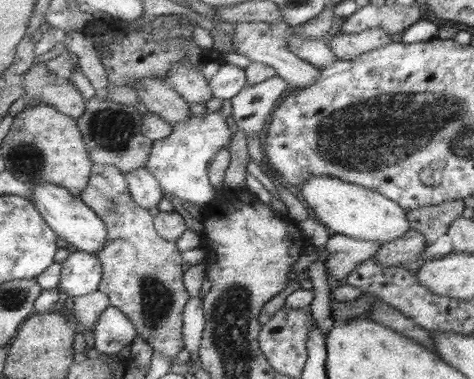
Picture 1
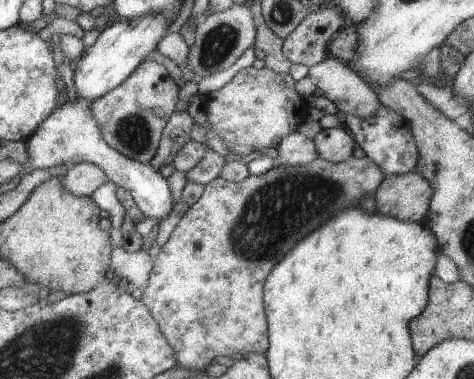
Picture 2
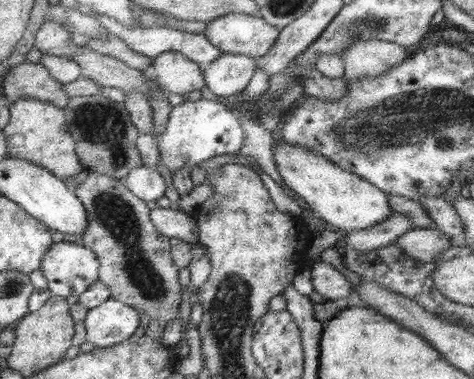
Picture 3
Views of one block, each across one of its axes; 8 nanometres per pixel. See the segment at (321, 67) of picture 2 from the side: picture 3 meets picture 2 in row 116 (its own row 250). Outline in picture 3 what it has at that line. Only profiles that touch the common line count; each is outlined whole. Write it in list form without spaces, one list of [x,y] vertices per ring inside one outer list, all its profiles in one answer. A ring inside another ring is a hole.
[[[391,210],[387,220],[383,220],[381,224],[365,228],[365,230],[353,230],[351,234],[345,234],[347,236],[345,248],[347,248],[347,252],[349,250],[369,252],[369,250],[387,248],[389,244],[395,244],[395,240],[399,236],[407,234],[411,228],[413,228],[413,224],[409,222],[409,218]]]

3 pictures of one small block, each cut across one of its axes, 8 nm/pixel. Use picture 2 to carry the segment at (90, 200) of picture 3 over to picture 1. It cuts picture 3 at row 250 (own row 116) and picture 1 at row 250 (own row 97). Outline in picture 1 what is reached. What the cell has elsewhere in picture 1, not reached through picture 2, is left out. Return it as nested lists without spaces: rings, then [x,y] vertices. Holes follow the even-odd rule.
[[[95,164],[91,186],[81,198],[109,228],[107,250],[99,252],[99,262],[103,262],[105,268],[101,292],[105,292],[111,298],[111,304],[135,322],[139,336],[153,348],[153,354],[165,354],[175,360],[175,356],[187,348],[185,308],[191,302],[191,294],[185,286],[187,272],[183,272],[183,256],[177,244],[159,234],[155,226],[157,218],[135,202],[127,172],[117,170],[113,164]]]

